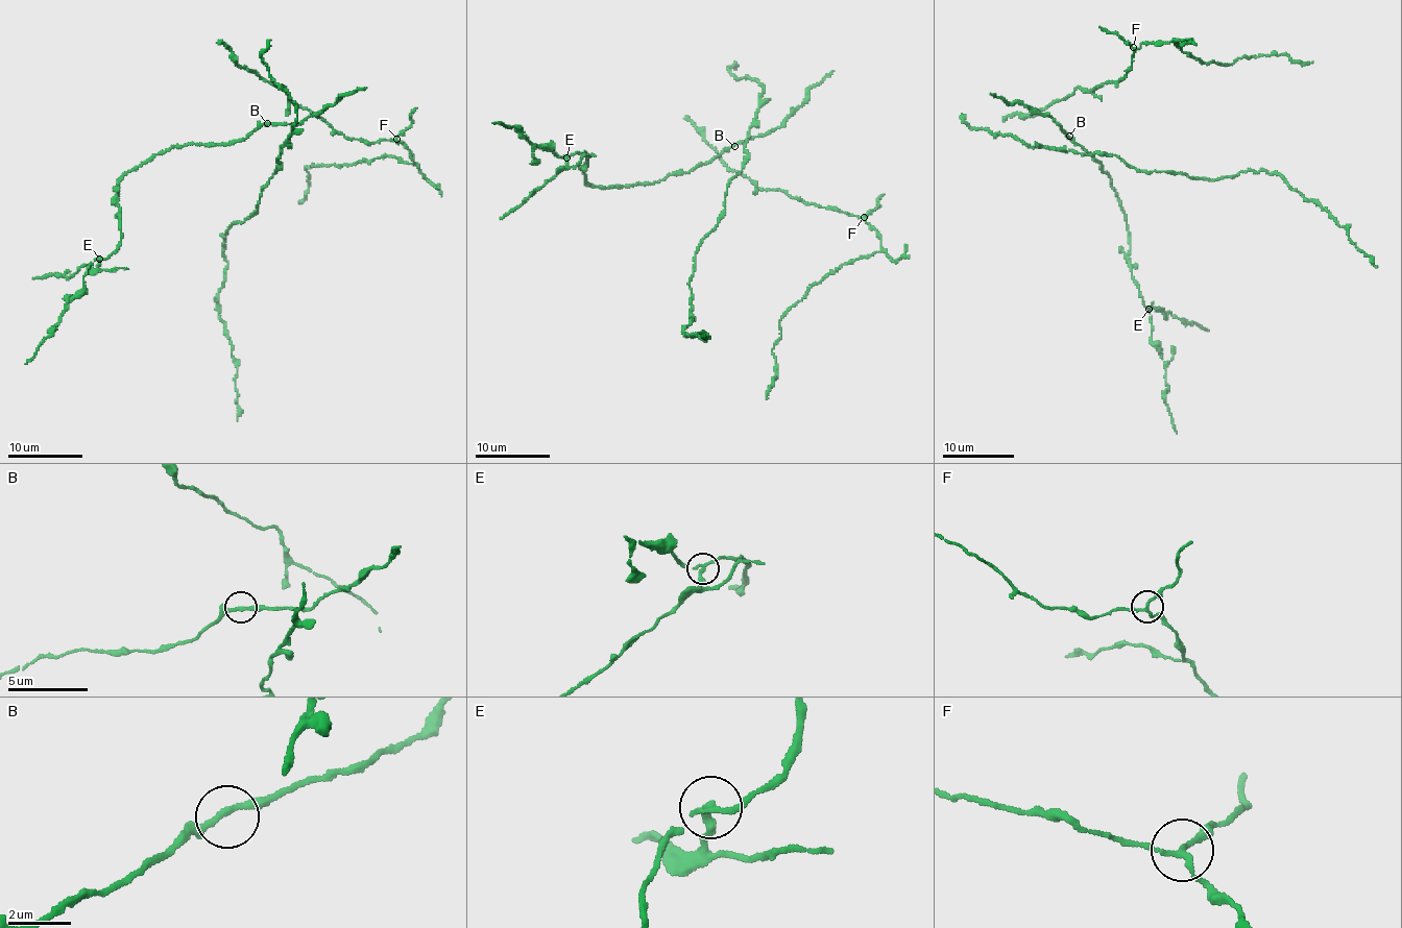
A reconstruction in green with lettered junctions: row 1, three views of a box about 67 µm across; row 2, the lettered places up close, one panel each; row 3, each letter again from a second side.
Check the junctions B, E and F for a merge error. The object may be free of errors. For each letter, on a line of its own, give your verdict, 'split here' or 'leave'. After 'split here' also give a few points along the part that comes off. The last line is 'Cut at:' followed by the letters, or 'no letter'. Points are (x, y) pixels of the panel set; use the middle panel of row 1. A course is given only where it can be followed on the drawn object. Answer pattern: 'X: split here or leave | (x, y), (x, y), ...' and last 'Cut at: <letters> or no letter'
B: leave
E: split here | (567, 157), (567, 165), (500, 219)
F: leave
Cut at: E

